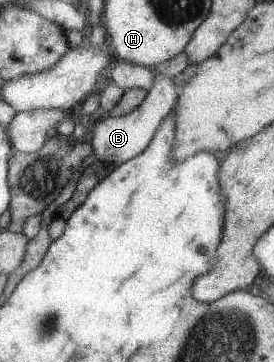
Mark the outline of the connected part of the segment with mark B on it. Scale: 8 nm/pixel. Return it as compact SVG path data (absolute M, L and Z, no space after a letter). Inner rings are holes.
M155 71L154 75L153 85L151 85L145 99L131 113L121 115L121 117L108 116L97 124L95 137L92 141L94 155L97 160L108 161L118 166L120 163L141 153L151 141L151 137L157 131L157 127L161 125L165 115L176 104L178 91L175 89L173 78L165 77L163 73Z

